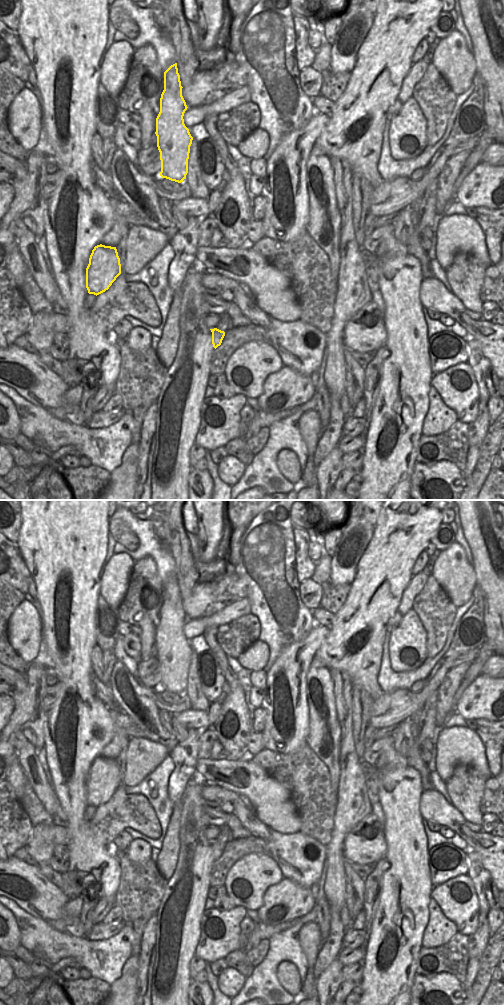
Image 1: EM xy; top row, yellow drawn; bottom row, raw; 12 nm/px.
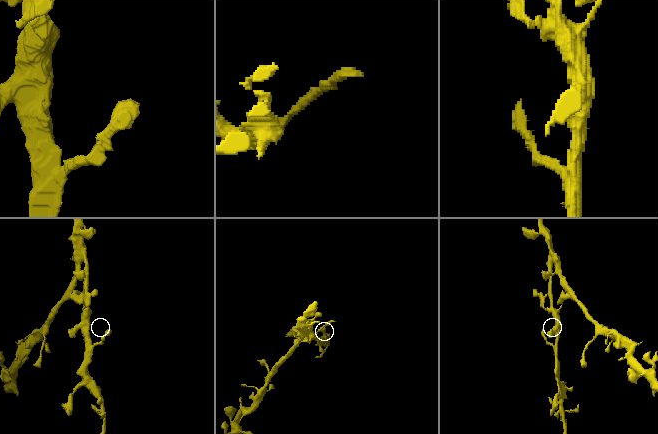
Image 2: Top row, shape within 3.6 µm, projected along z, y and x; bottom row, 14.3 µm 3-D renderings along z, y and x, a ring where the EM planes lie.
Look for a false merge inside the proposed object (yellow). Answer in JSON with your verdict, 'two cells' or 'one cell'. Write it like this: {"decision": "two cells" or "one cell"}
{"decision": "one cell"}

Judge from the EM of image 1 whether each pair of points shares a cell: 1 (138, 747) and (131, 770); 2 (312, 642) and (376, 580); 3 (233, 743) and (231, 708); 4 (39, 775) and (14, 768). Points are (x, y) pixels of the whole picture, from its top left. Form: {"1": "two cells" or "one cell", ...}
{"1": "one cell", "2": "two cells", "3": "one cell", "4": "two cells"}

